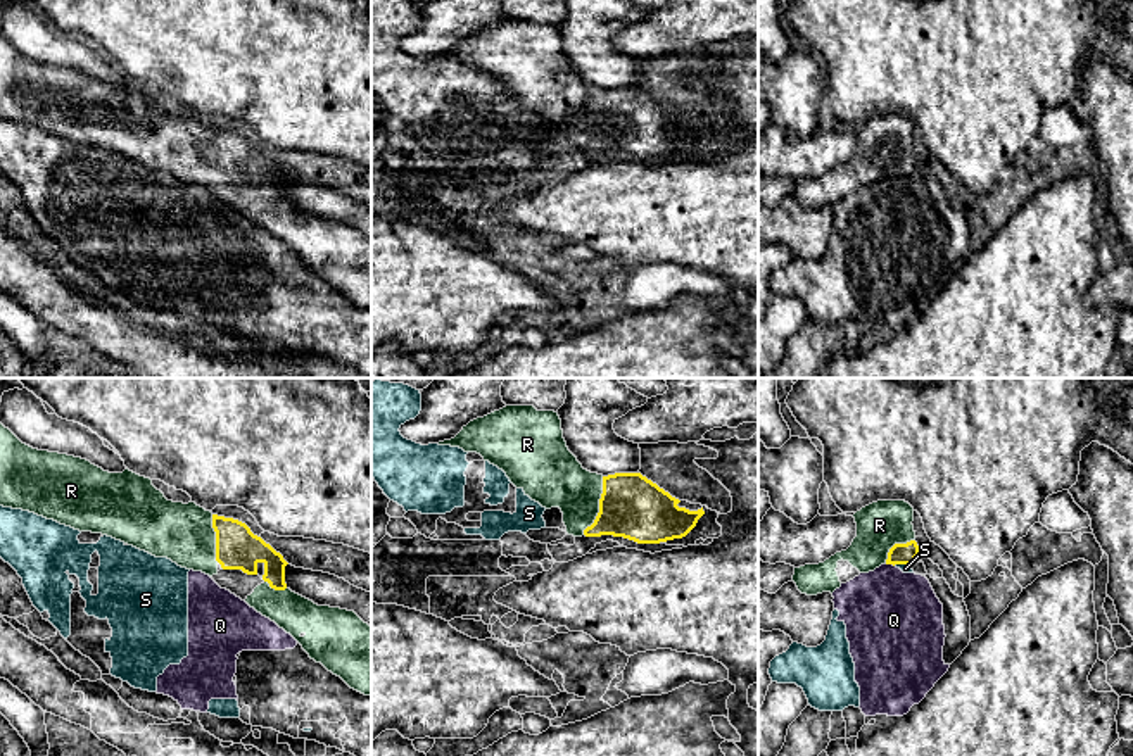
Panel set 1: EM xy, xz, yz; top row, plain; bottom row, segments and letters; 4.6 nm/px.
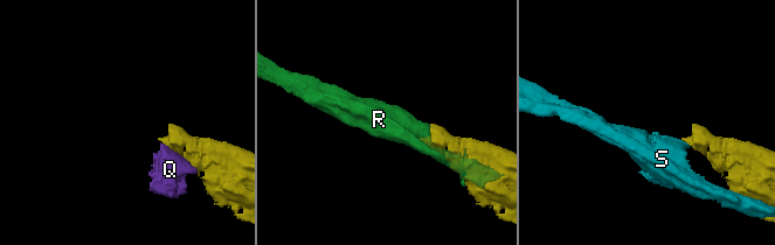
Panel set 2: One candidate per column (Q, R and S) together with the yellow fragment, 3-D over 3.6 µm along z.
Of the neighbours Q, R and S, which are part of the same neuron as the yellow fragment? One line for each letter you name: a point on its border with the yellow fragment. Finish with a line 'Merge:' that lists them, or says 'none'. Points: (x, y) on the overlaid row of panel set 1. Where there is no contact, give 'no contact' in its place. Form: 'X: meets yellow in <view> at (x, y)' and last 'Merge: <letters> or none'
R: meets yellow in xz at (600, 506)
Merge: R

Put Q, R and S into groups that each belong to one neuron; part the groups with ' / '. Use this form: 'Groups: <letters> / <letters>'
Groups: Q S / R

